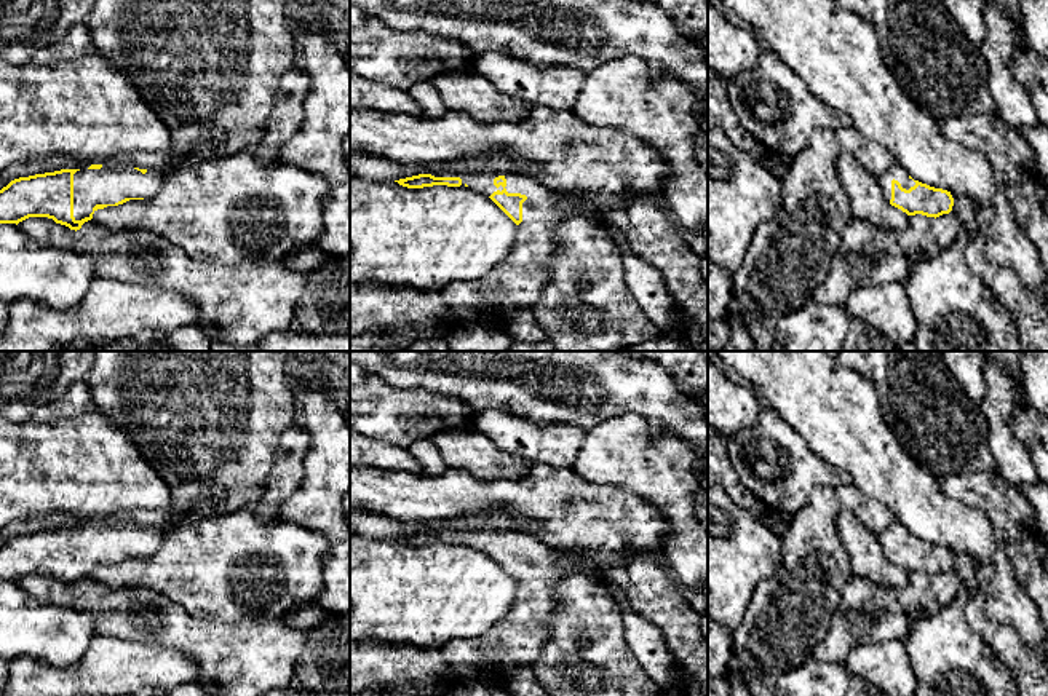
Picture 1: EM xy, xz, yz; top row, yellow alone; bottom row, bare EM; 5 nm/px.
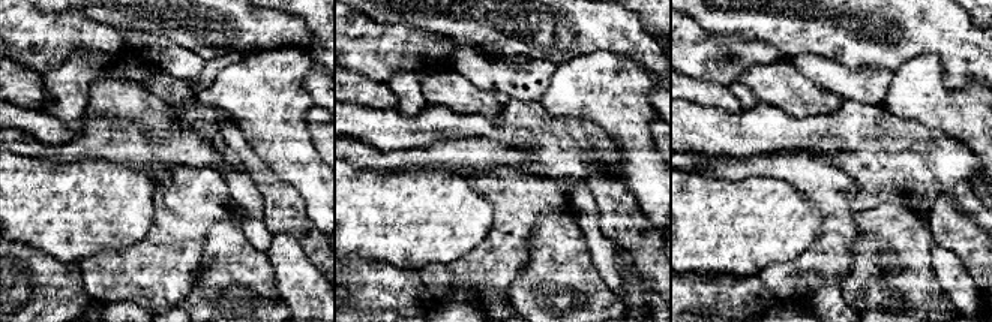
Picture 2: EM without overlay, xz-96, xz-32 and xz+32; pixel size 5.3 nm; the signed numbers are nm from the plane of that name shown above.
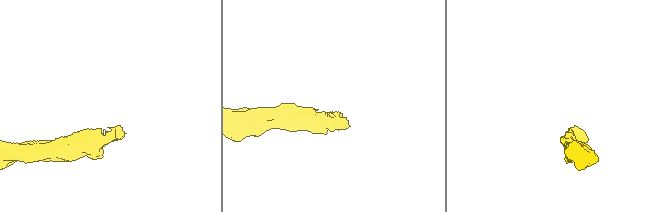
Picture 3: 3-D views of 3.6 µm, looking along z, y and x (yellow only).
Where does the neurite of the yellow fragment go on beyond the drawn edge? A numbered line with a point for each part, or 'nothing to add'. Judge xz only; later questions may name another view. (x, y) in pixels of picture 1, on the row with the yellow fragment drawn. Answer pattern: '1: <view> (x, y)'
1: xz (516, 283)

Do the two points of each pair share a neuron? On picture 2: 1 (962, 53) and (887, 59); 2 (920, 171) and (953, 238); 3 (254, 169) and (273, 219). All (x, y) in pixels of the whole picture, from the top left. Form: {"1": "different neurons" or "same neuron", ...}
{"1": "same neuron", "2": "different neurons", "3": "same neuron"}

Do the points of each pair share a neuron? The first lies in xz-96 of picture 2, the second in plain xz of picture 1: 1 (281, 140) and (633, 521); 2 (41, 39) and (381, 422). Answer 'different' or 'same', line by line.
1: different
2: same

